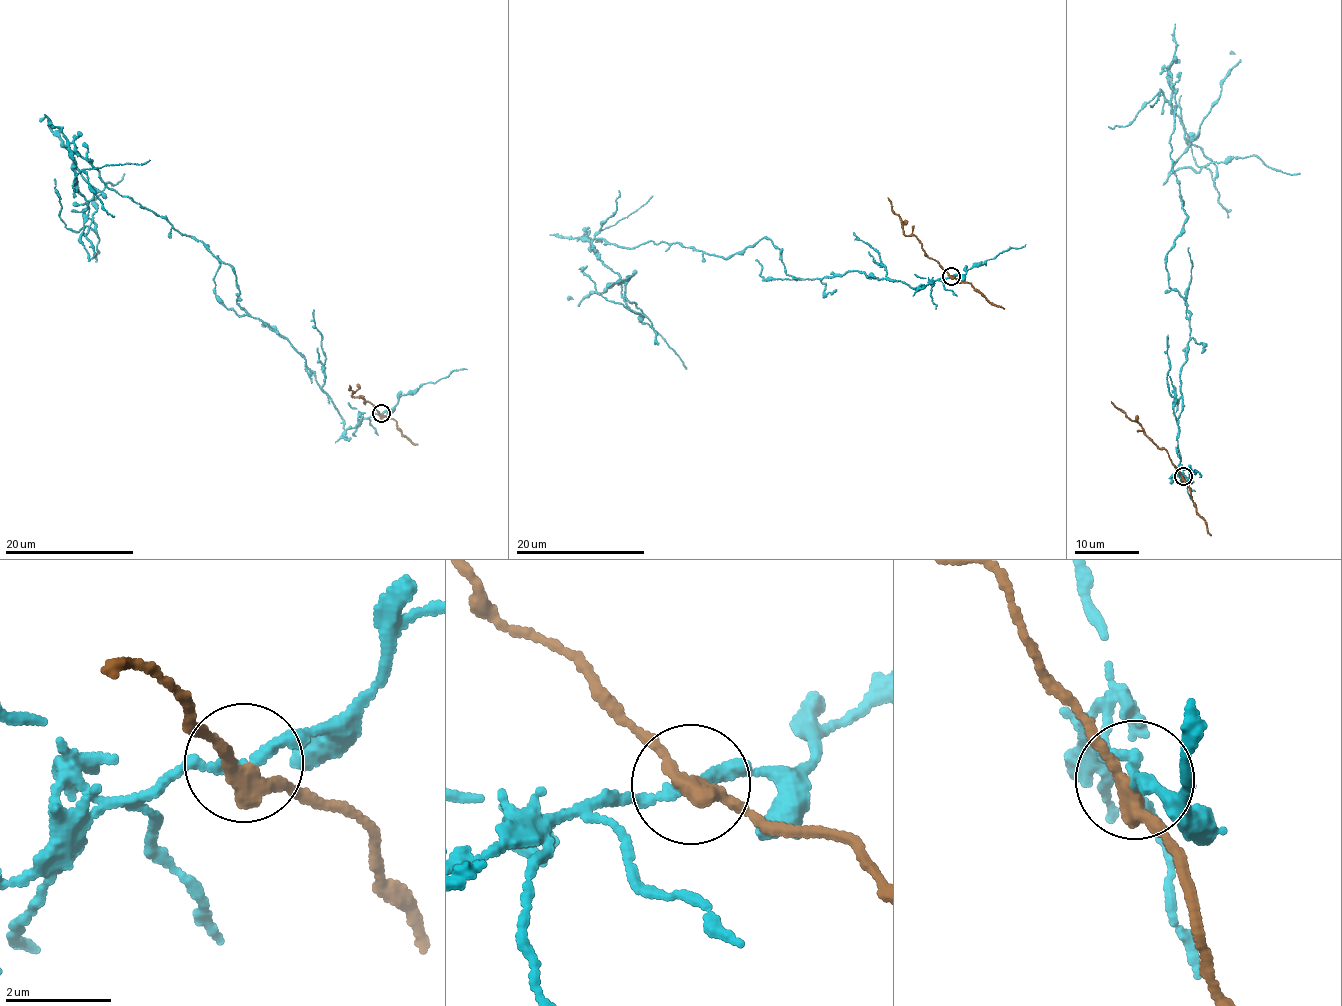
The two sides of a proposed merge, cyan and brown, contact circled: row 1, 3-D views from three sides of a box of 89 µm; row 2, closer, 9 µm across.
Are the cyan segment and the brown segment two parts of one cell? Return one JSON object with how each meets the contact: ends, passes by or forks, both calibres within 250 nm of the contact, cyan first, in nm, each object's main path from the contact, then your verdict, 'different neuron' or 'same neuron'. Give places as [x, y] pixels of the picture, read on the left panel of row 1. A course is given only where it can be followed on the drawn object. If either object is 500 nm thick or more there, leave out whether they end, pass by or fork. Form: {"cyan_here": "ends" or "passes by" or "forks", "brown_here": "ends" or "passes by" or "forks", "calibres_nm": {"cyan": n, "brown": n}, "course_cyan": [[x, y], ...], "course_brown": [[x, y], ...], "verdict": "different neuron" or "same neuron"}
{"cyan_here": "passes by", "brown_here": "passes by", "calibres_nm": {"cyan": 170, "brown": 320}, "course_cyan": [[381, 413], [347, 428], [305, 358], [236, 302], [234, 271], [74, 154], [92, 257], [94, 200], [124, 173]], "course_brown": [[381, 413], [352, 395], [355, 392], [349, 389], [350, 384]], "verdict": "different neuron"}

